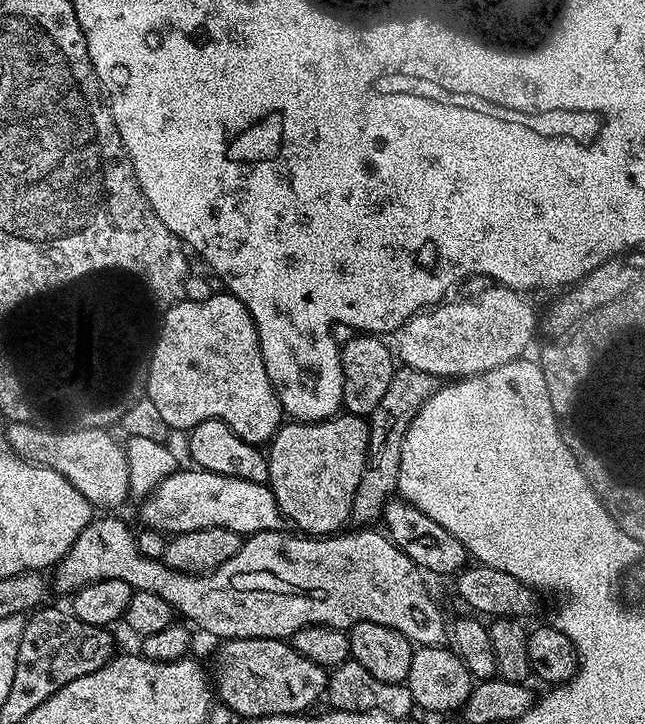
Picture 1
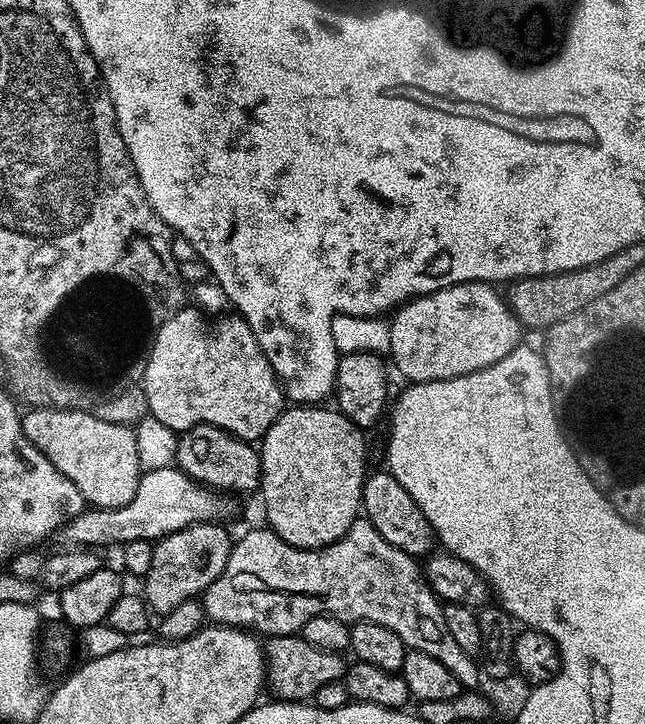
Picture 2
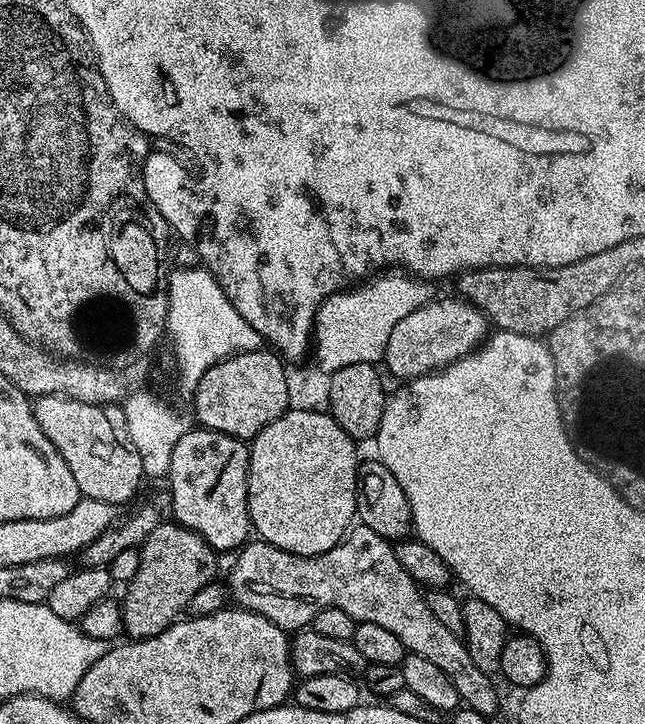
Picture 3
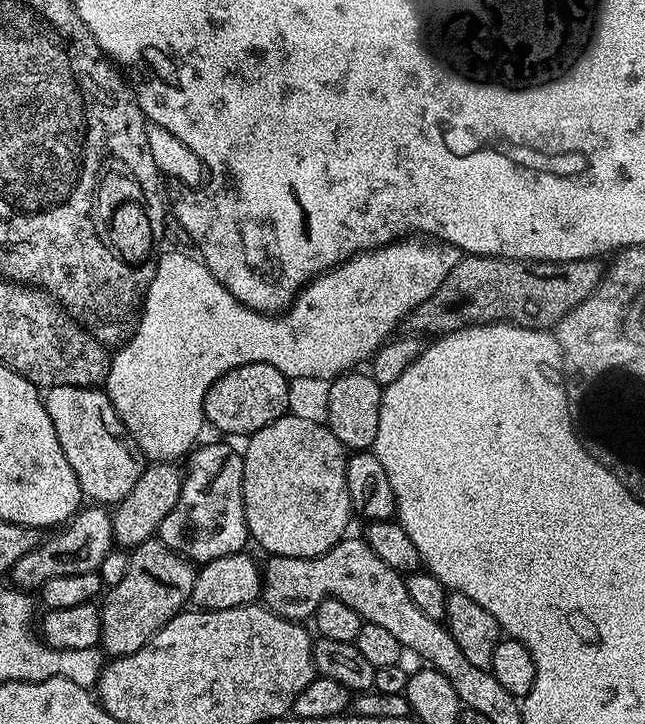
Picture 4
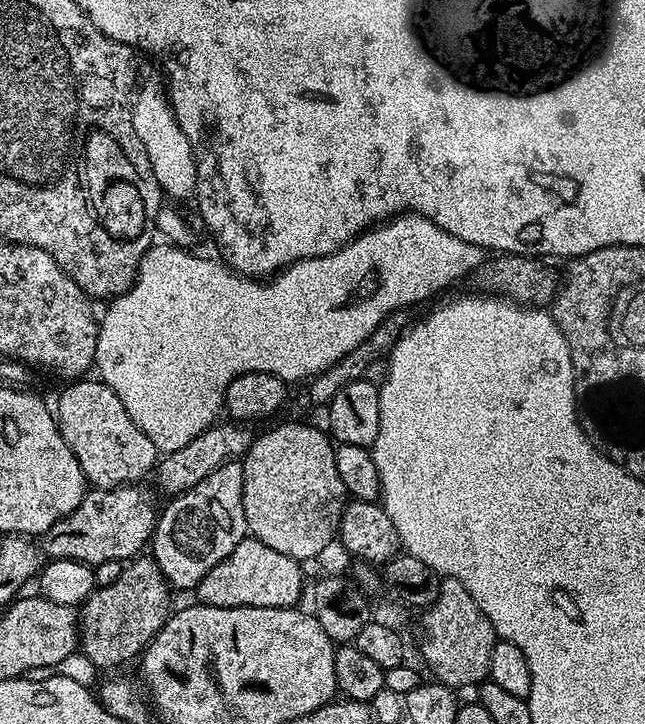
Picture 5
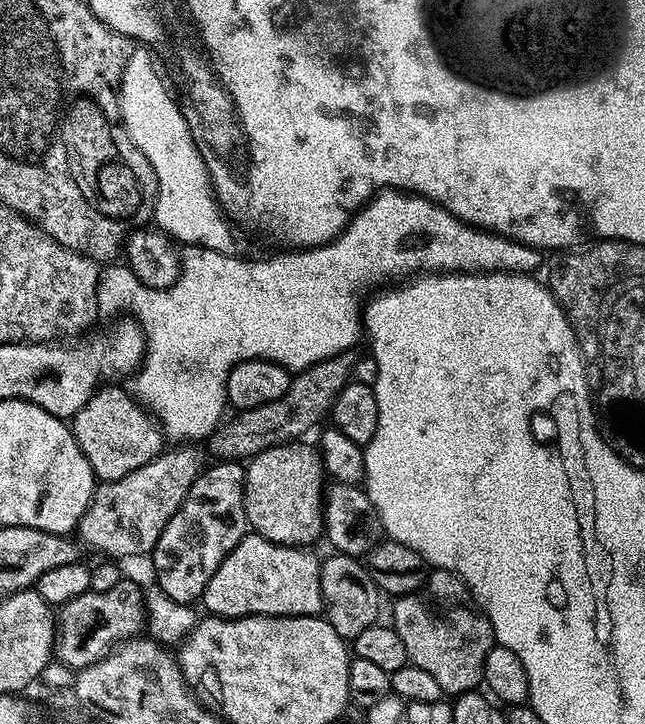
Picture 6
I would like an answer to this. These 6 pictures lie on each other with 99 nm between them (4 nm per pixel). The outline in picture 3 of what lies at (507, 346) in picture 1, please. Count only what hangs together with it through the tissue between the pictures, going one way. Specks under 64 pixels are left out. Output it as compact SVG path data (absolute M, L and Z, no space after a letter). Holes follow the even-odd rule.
M456 296L442 300L436 298L429 301L426 306L411 311L394 326L390 332L390 339L386 344L382 362L392 375L402 378L401 380L416 379L431 372L439 371L463 356L468 356L487 339L489 328L487 317L467 300Z

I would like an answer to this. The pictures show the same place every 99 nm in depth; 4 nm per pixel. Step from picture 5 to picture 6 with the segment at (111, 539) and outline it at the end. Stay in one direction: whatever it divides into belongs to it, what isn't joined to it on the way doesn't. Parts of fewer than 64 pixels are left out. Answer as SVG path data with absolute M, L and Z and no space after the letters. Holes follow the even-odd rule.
M199 447L173 448L176 448L173 452L161 451L159 456L146 462L146 466L138 466L138 470L122 478L97 483L90 498L90 506L86 506L86 514L82 514L78 529L79 543L85 549L93 548L101 552L104 558L147 557L151 553L166 522L174 518L190 486L199 478L206 464L196 449Z

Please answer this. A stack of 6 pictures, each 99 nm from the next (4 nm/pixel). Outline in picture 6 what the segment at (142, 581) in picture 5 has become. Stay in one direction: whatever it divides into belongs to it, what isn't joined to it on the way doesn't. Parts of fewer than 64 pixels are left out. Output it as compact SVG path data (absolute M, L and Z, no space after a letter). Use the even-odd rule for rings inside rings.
M128 578L121 579L114 590L94 592L89 590L58 608L58 639L54 649L59 663L79 670L111 654L112 649L124 640L145 631L144 592Z

